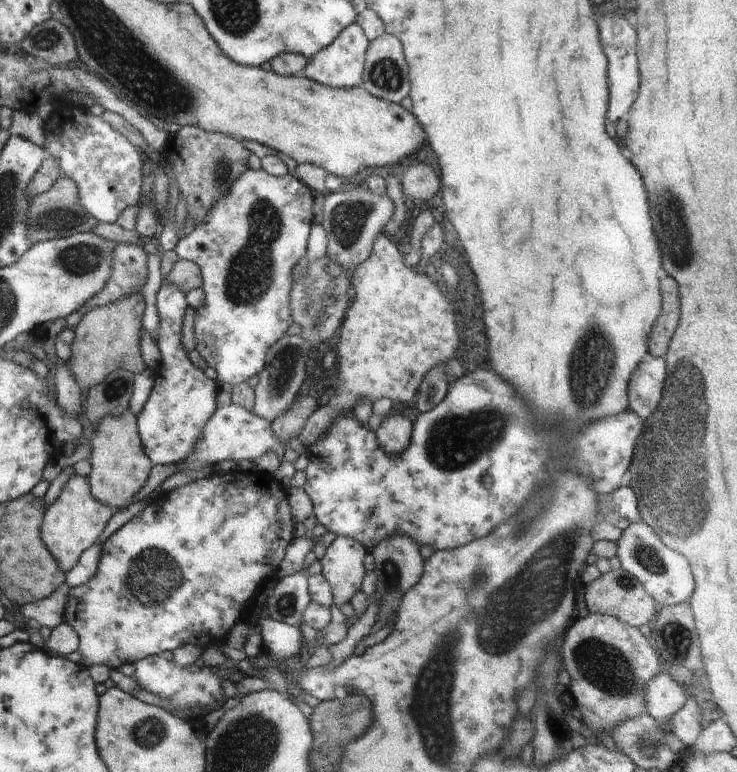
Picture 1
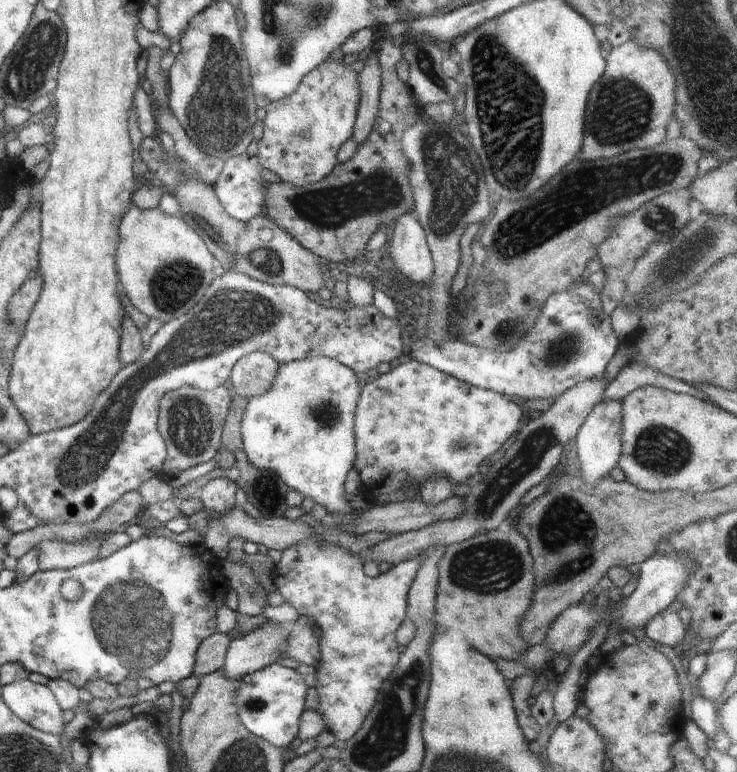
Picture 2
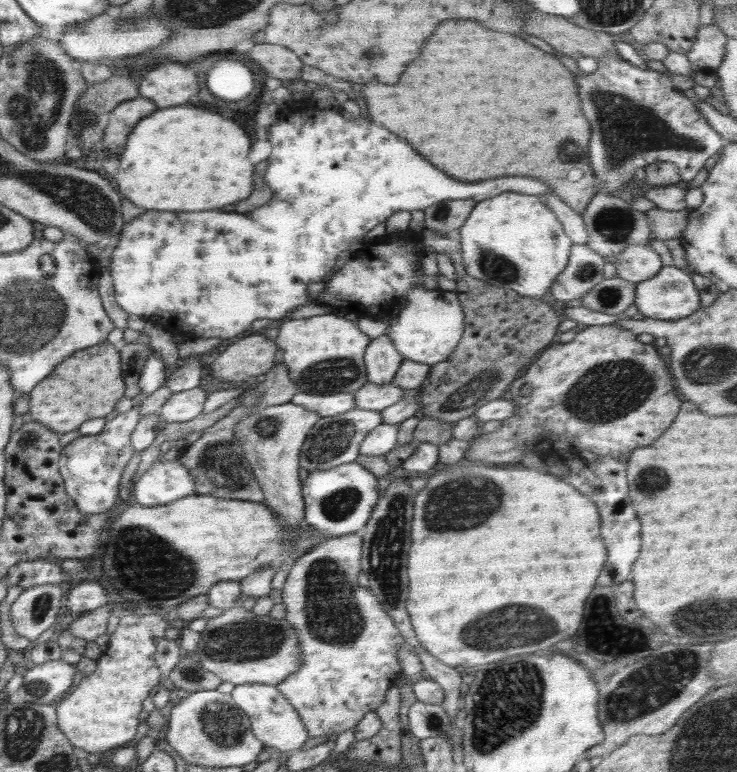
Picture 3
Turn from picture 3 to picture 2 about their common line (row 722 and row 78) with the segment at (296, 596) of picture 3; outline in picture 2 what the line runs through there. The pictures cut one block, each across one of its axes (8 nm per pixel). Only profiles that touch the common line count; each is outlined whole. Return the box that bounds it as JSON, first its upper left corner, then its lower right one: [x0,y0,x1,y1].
[257,61,360,187]

